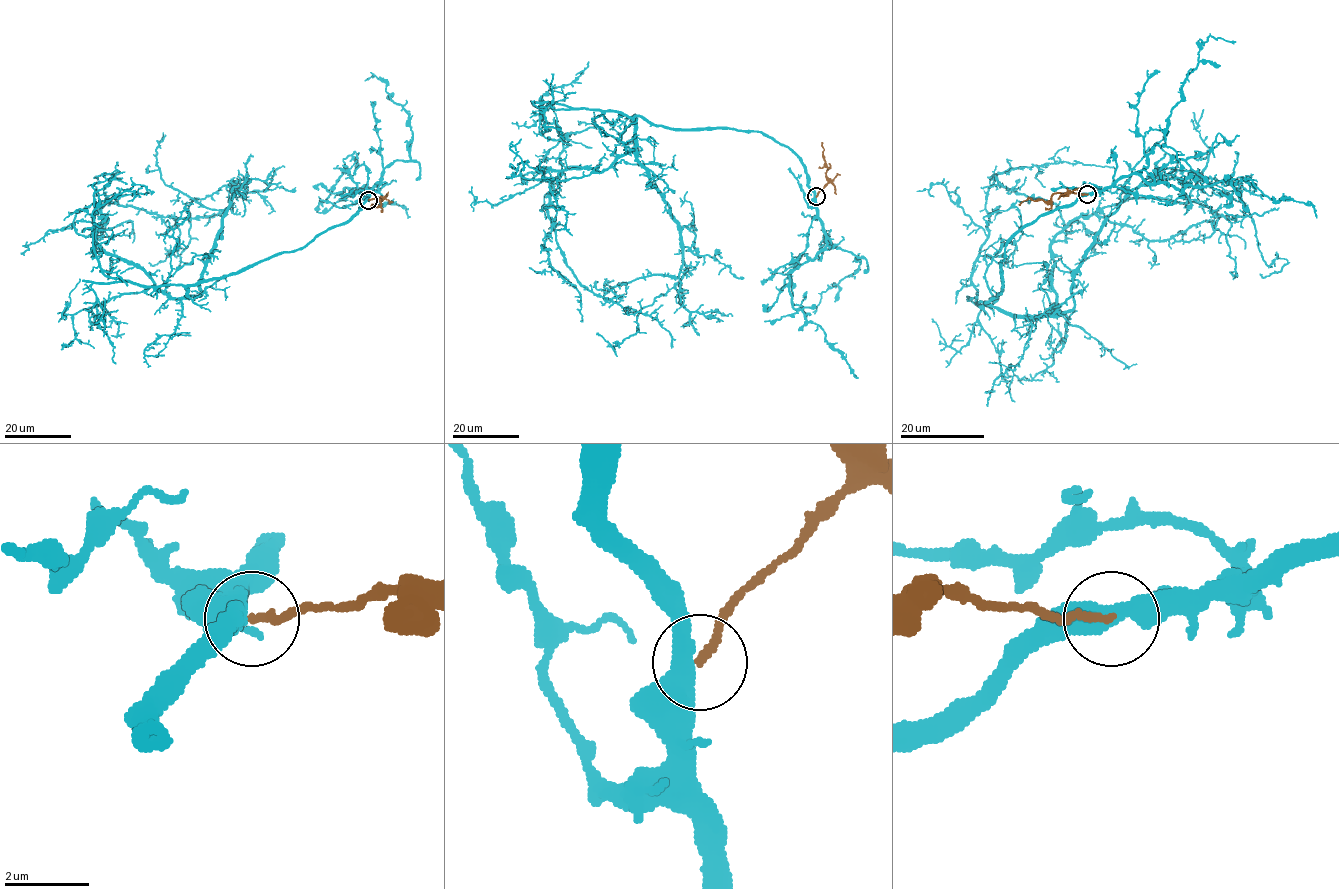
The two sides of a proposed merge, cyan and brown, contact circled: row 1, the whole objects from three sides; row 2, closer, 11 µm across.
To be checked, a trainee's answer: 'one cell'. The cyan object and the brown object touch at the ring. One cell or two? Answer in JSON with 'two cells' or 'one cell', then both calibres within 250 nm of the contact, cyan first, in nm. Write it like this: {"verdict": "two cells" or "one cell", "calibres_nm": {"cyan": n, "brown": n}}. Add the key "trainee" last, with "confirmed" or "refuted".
{"verdict": "two cells", "calibres_nm": {"cyan": 460, "brown": 160}, "trainee": "refuted"}

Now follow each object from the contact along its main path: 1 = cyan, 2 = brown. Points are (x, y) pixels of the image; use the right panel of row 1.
1: (1088, 194), (1011, 239), (986, 303), (1069, 311), (1105, 220), (1175, 170), (1245, 205), (1287, 261), (1261, 275)
2: (1088, 194), (1055, 192), (1051, 201), (1027, 198), (1019, 205)

